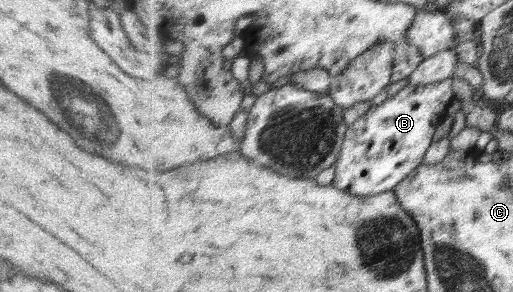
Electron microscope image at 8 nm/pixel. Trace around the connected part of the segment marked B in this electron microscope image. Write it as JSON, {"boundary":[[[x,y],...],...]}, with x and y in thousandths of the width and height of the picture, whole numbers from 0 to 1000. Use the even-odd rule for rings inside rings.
{"boundary":[[[881,264],[836,291],[795,288],[776,322],[727,363],[700,414],[682,428],[671,514],[653,565],[651,637],[702,671],[768,651],[827,565],[828,531],[848,490],[852,442],[887,339]]]}

